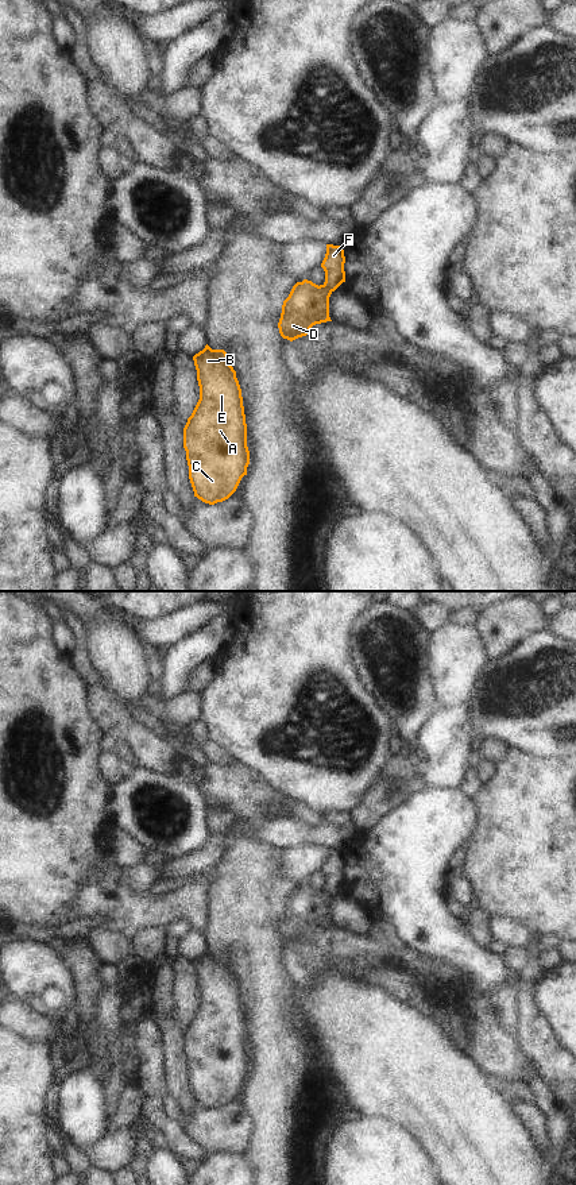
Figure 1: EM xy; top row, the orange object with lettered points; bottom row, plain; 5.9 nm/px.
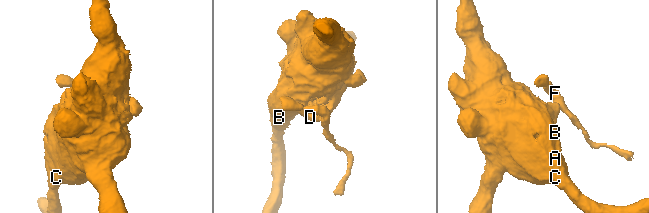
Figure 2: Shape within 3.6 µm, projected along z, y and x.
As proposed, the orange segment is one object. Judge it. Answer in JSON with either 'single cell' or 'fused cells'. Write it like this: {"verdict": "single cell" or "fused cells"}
{"verdict": "fused cells"}

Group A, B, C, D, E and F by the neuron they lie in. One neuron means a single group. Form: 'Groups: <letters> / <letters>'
Groups: A B C D E / F

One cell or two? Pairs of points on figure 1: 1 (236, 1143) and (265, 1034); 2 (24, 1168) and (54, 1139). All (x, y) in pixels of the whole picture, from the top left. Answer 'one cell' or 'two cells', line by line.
1: two cells
2: two cells

